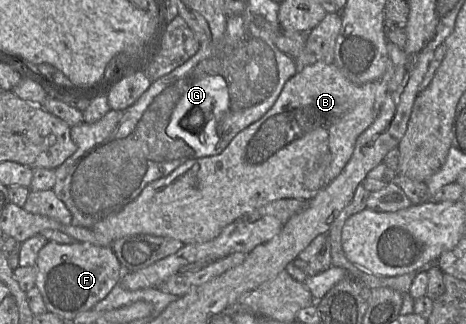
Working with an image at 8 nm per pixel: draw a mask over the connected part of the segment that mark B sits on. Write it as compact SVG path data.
M388 41L387 43L387 50L388 68L386 72L380 79L362 85L351 82L334 63L327 64L320 61L298 70L297 73L284 84L282 91L274 105L259 120L240 131L220 154L198 159L190 159L184 162L169 175L149 183L135 200L128 203L117 213L97 222L91 229L94 232L104 235L112 242L125 236L149 234L177 239L183 242L185 245L204 243L216 238L221 233L223 228L225 228L227 225L270 202L287 198L303 200L312 199L320 190L325 188L333 179L335 179L340 174L353 154L357 138L376 119L380 108L386 98L388 86L394 76L395 69L403 59L404 53L404 51L400 49L399 46L390 41Z

